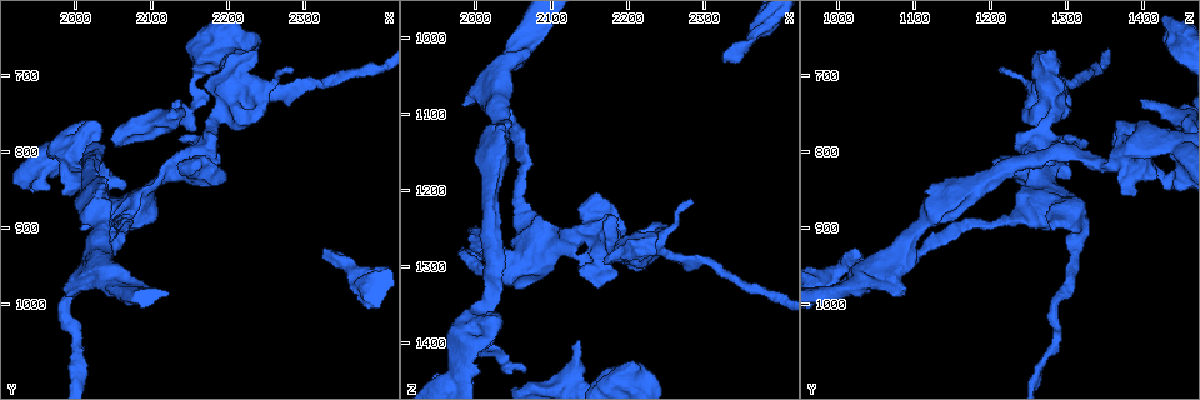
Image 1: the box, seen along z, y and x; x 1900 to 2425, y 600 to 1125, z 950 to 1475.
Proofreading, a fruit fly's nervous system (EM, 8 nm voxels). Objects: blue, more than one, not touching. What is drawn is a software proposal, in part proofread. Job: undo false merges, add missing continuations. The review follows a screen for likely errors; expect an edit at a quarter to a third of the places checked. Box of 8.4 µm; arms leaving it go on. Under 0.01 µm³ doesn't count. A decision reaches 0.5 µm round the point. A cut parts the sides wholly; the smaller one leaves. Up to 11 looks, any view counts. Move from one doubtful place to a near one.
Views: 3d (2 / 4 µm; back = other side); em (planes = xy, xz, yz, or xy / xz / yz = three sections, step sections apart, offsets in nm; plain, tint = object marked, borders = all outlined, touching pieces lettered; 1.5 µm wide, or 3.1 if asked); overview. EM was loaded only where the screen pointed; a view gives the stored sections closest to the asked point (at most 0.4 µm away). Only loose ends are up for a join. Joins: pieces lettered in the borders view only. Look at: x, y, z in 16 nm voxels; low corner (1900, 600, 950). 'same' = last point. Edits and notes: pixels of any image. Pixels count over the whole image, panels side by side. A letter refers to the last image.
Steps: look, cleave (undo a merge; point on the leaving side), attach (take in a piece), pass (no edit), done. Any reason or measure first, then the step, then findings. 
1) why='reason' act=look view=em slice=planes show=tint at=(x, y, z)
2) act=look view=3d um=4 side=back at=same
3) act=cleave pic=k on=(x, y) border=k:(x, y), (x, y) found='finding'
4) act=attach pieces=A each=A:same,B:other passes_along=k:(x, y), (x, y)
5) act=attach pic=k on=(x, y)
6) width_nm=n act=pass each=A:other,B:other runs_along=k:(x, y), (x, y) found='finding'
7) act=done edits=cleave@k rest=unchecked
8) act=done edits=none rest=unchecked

why='narrows sharply' act=look view=em slice=planes show=borders at=(2020, 810, 1320)

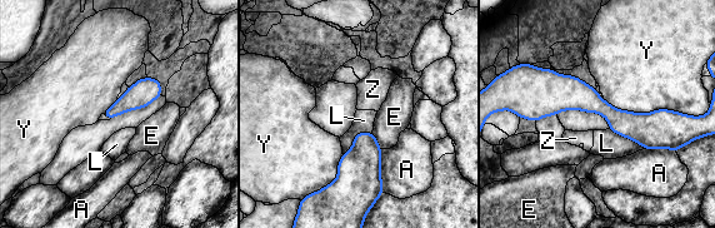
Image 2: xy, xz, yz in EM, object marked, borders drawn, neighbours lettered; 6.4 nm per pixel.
act=pass each=A:other,E:other,L:other,Y:other,Z:other border=2:(603, 98), (620, 109), (693, 117) found='one neuron here'

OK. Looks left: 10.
act=look view=em slice=planes show=borders at=(2175, 715, 1295)

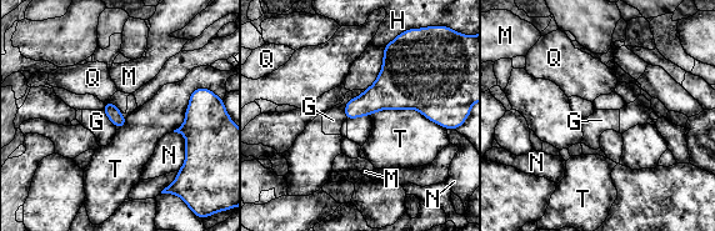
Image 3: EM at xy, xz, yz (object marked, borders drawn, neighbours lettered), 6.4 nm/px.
act=pass each=G:other,H:other,M:other,N:other,Q:other,T:other border=3:(369, 114), (416, 109), (446, 129) found='none of them fits'

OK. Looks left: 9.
why='an open end' act=look view=em slice=planes show=borders at=(2135, 830, 1305)

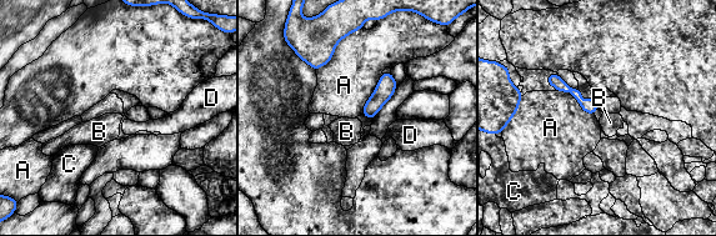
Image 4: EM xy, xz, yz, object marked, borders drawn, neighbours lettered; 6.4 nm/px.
longest_contact=A:380nm act=pass each=A:other,B:other,C:other,D:other runs_along=4:(550, 78), (594, 108) found='none of them fits'

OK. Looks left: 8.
why='an open end' act=look view=3d um=2 at=(2140, 735, 1395)

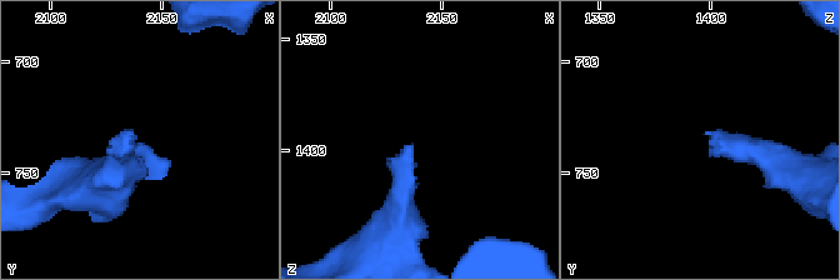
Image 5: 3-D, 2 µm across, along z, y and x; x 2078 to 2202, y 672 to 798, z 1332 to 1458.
why='now the EM' act=look view=em slice=planes show=borders at=(2135, 731, 1399)

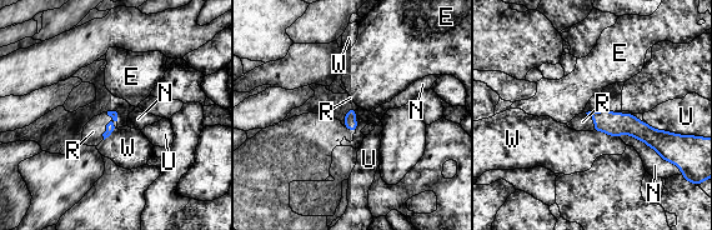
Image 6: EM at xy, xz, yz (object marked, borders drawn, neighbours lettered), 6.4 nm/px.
act=attach pic=6 on=(93, 131) each=E:other,N:other,R:same,U:other,W:other found='the neuron continues'

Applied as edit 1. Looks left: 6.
act=done edits=attach@6 rest=unchecked

